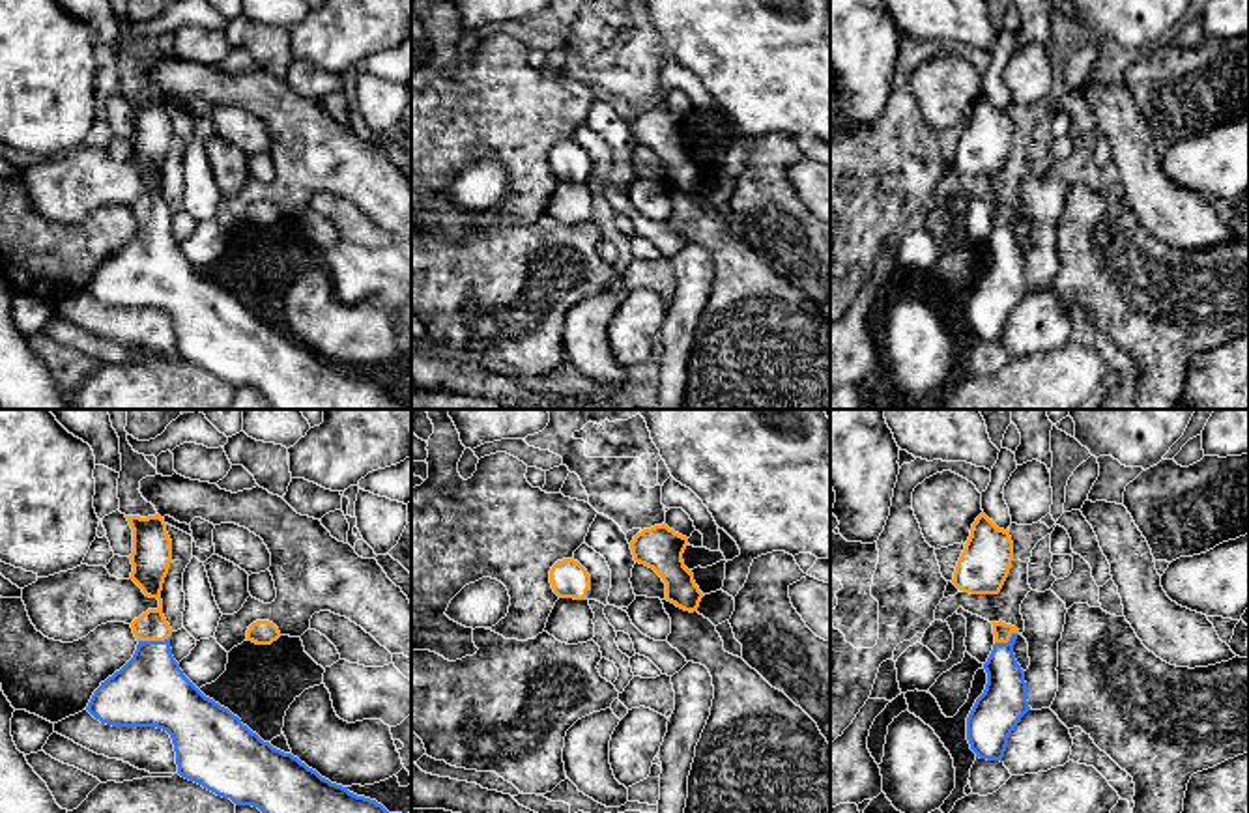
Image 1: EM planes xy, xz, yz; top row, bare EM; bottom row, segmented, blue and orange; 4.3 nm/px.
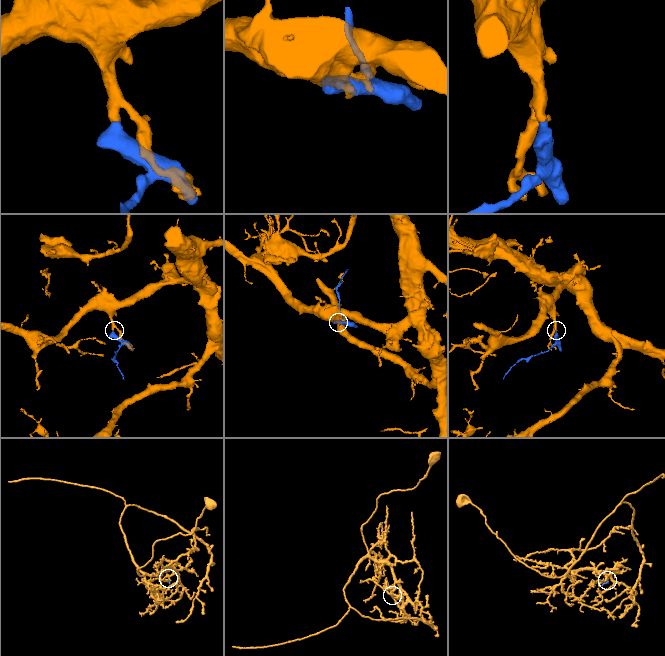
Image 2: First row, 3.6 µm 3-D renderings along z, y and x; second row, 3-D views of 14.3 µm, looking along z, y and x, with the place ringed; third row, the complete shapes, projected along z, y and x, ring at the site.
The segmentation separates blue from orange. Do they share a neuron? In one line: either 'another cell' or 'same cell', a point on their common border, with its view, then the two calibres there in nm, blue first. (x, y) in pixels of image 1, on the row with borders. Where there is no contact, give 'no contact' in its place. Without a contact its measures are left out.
same cell; meets blue in xy at (154, 641); 320 nm thick on the blue side, 130 nm on the other

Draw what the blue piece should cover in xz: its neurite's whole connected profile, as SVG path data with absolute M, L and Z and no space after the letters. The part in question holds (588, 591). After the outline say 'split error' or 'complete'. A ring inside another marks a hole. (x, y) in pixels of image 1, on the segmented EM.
M574 559L557 561L550 570L550 583L559 598L587 600L591 594L591 576Z; split error

